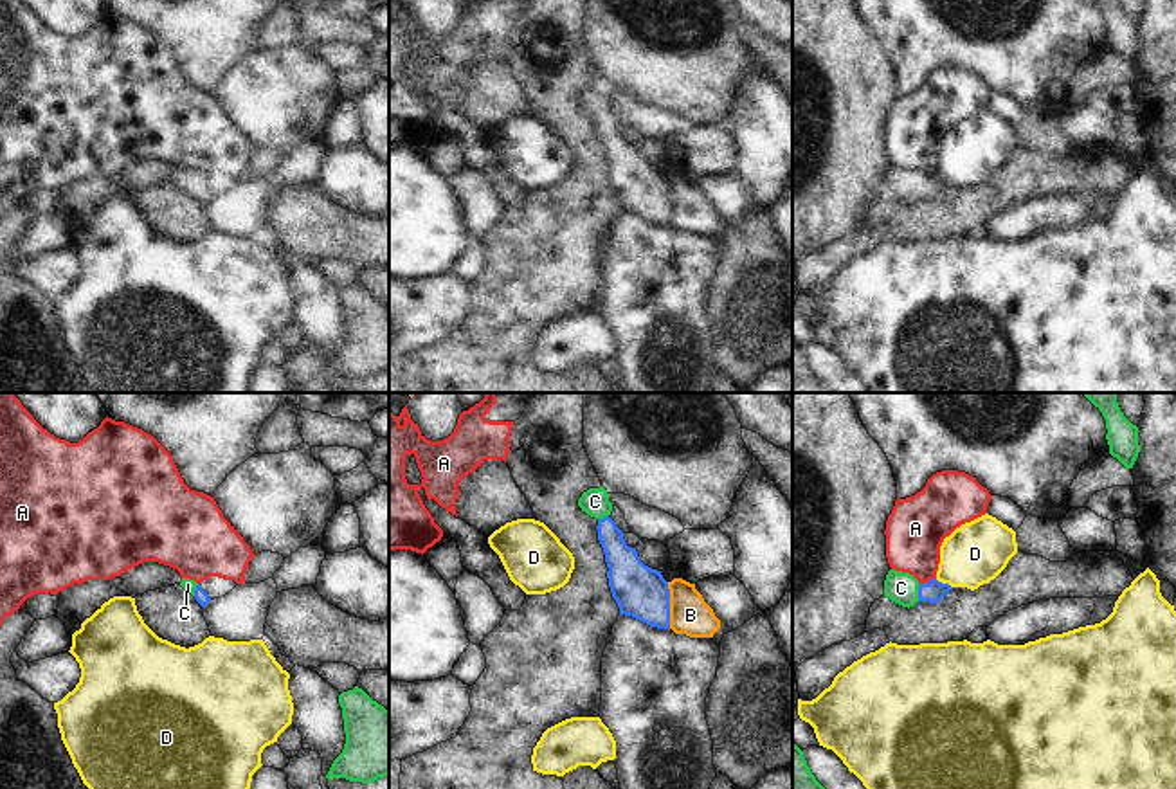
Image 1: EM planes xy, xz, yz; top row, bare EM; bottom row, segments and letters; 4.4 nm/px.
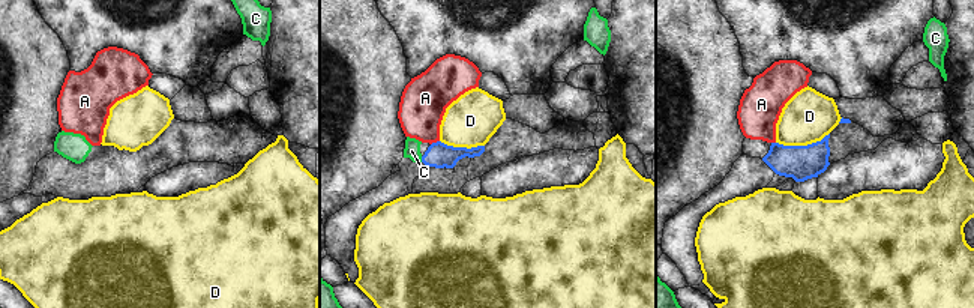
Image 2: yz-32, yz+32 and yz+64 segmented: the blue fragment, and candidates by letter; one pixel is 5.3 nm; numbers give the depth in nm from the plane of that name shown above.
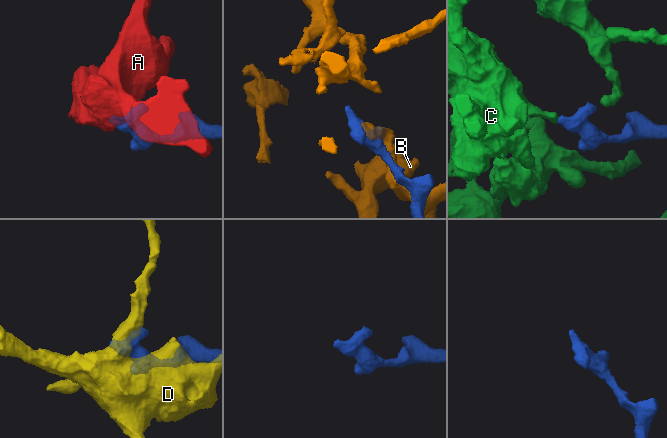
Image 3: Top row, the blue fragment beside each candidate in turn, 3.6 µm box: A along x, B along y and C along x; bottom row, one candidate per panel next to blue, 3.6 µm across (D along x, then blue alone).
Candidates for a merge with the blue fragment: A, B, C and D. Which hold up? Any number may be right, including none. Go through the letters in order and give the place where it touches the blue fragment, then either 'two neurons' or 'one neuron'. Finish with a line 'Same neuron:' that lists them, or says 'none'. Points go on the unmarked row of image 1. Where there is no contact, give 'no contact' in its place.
A: yz (930, 177) | two neurons
B: xz (669, 202) | two neurons
C: yz (919, 190) | one neuron
D: yz (944, 181) | two neurons
Same neuron: C

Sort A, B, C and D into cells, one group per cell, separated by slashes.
A / B / C / D

